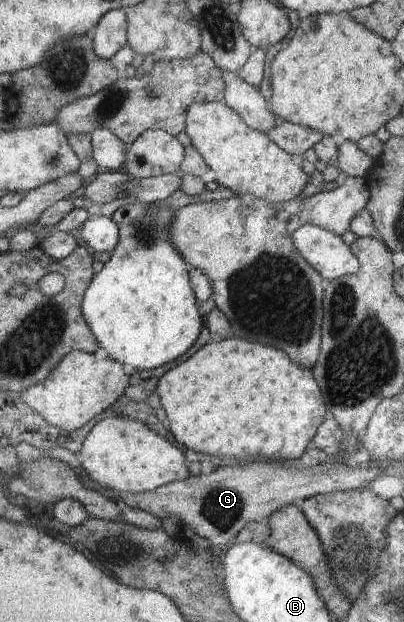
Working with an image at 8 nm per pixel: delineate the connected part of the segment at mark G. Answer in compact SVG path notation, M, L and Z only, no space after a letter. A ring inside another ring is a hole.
M242 460L230 466L214 469L208 475L193 473L185 479L159 486L153 492L121 493L110 490L112 502L120 506L150 513L160 520L169 515L178 519L183 530L190 529L203 539L214 555L234 542L236 533L251 522L265 520L274 511L292 504L295 499L307 499L317 494L344 492L368 487L369 481L382 470L382 466L357 462L347 470L343 463L325 462L315 465L315 473L297 473L277 463Z

